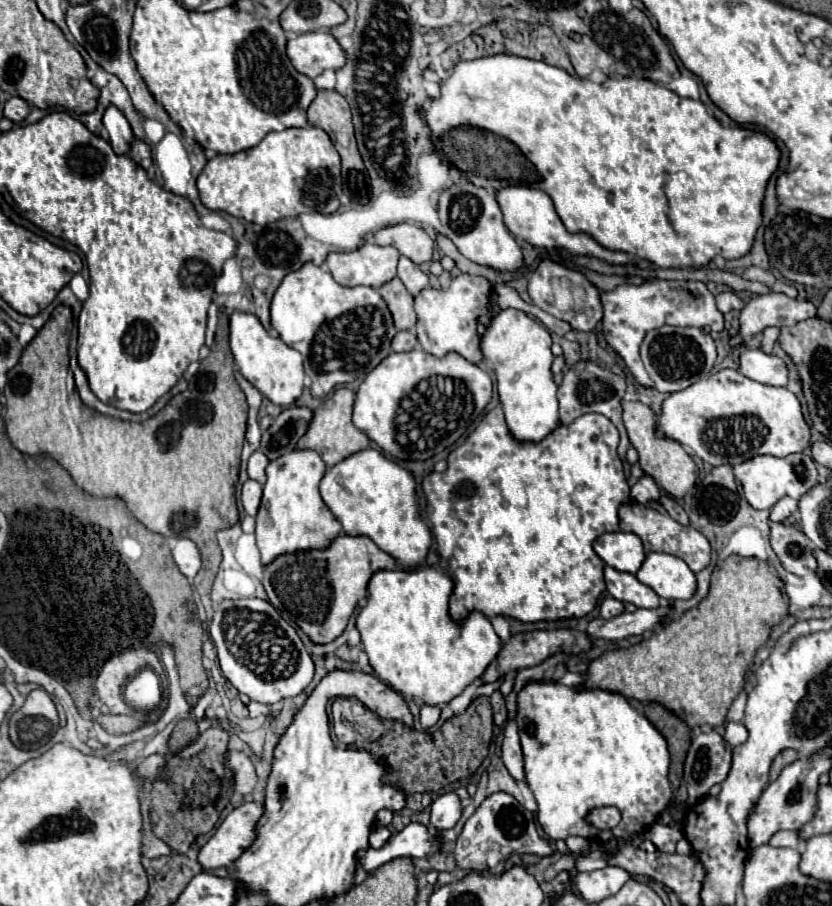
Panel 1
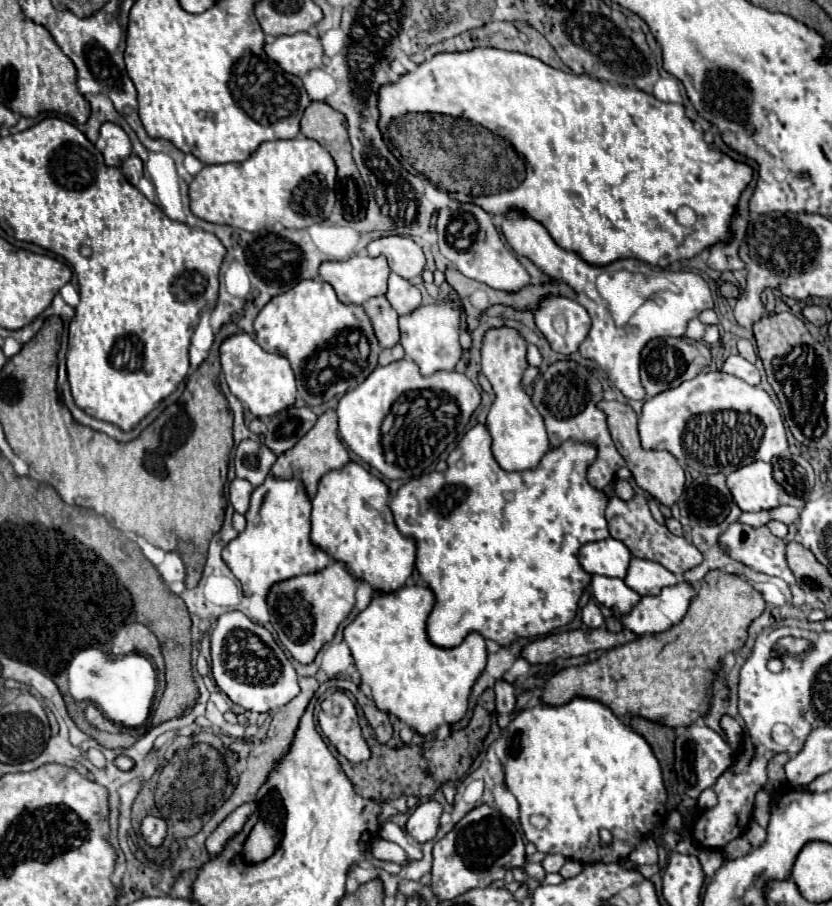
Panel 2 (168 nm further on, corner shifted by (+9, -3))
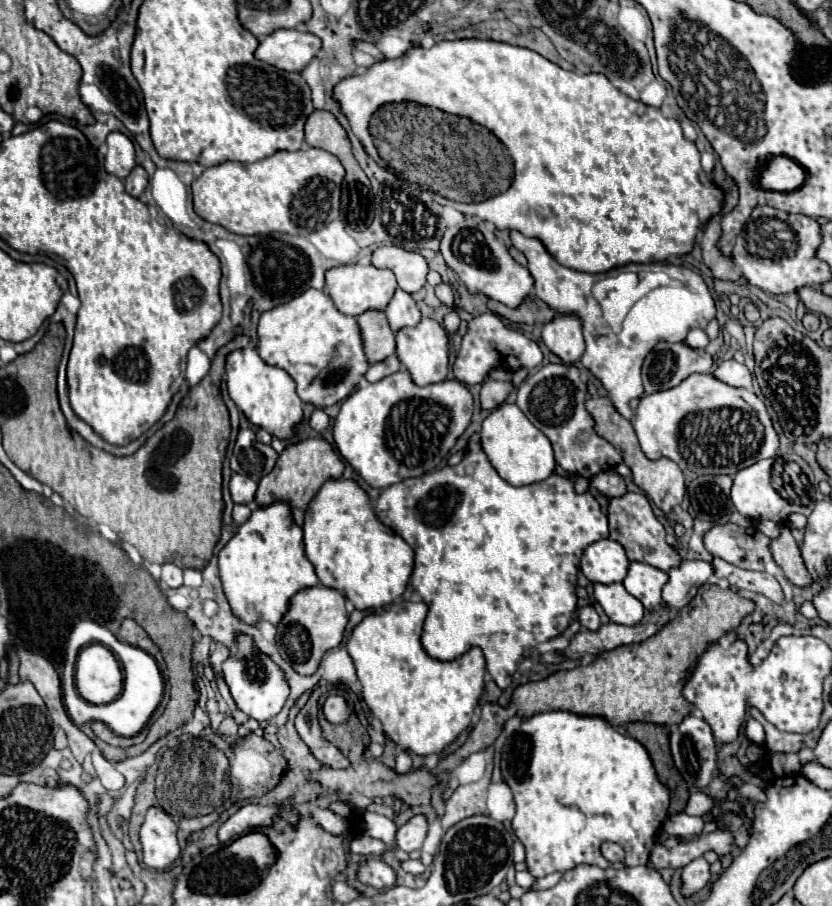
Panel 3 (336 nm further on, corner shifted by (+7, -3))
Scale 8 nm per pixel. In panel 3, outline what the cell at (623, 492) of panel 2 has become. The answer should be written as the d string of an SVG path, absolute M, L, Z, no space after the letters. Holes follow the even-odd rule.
M615 470L599 472L597 476L591 478L591 486L597 488L607 498L617 498L617 496L623 496L627 492L623 478Z

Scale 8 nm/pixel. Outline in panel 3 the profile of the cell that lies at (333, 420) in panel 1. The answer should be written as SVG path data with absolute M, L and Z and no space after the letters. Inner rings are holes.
M309 438L309 440L301 440L297 444L289 444L279 454L275 468L259 480L259 488L255 492L255 506L265 508L275 502L285 502L291 506L291 514L293 514L295 524L301 526L303 514L305 514L311 498L319 492L319 488L327 480L341 478L341 474L343 474L343 462L337 456L337 452L333 450L333 446L329 442L325 442L323 438Z

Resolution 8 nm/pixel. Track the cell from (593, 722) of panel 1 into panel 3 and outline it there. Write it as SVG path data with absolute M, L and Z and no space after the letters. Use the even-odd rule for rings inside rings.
M559 710L531 716L521 722L521 728L503 746L501 772L505 784L513 790L517 812L511 828L525 846L525 864L531 876L541 878L553 872L567 872L579 864L619 868L621 864L611 864L603 858L603 842L615 842L625 850L623 866L647 864L655 846L655 834L667 818L669 792L659 784L647 750L637 740L619 734L603 718Z

